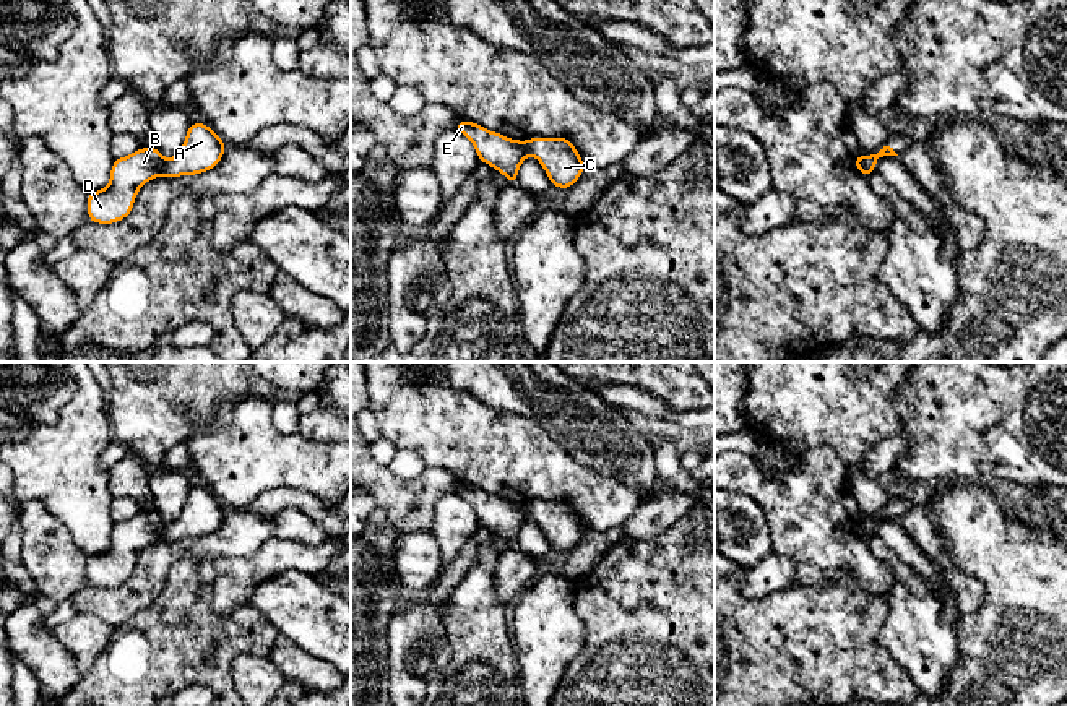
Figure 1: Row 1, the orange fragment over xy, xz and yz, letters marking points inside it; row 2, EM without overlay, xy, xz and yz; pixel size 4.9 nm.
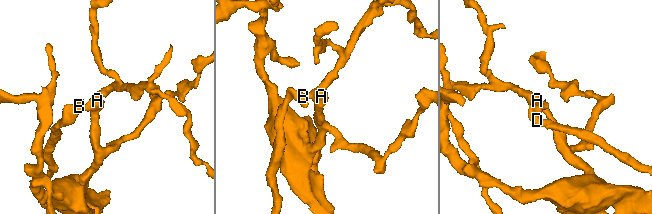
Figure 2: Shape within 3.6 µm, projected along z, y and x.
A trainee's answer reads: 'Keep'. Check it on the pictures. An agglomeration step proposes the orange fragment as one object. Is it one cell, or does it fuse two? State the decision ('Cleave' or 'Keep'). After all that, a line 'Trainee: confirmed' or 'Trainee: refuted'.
Cleave
Trainee: refuted

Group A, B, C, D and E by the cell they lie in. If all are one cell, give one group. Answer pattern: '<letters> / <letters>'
A C / B D E

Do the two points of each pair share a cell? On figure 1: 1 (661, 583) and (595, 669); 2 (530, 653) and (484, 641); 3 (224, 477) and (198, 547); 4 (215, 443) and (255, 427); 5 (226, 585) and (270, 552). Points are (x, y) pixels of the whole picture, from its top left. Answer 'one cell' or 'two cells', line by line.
1: one cell
2: two cells
3: two cells
4: one cell
5: one cell

